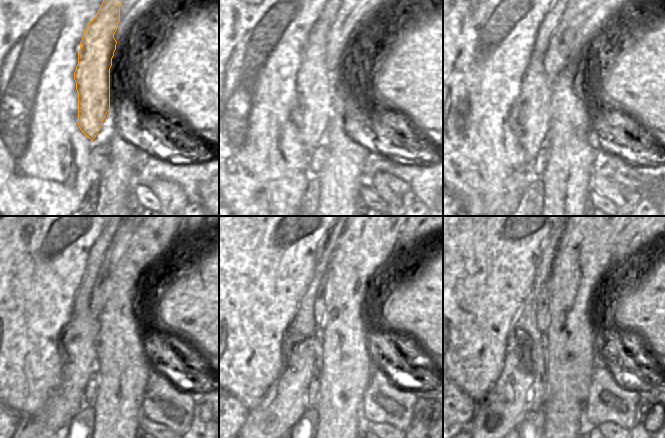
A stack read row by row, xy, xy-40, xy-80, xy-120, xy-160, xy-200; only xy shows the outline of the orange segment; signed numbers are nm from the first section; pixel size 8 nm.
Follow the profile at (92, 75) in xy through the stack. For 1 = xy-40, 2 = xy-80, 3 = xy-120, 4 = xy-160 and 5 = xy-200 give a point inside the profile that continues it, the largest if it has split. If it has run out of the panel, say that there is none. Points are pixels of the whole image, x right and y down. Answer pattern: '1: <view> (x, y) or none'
1: xy-40 (315, 85)
2: xy-80 (529, 118)
3: xy-120 (79, 339)
4: xy-160 (283, 405)
5: xy-200 (506, 405)

